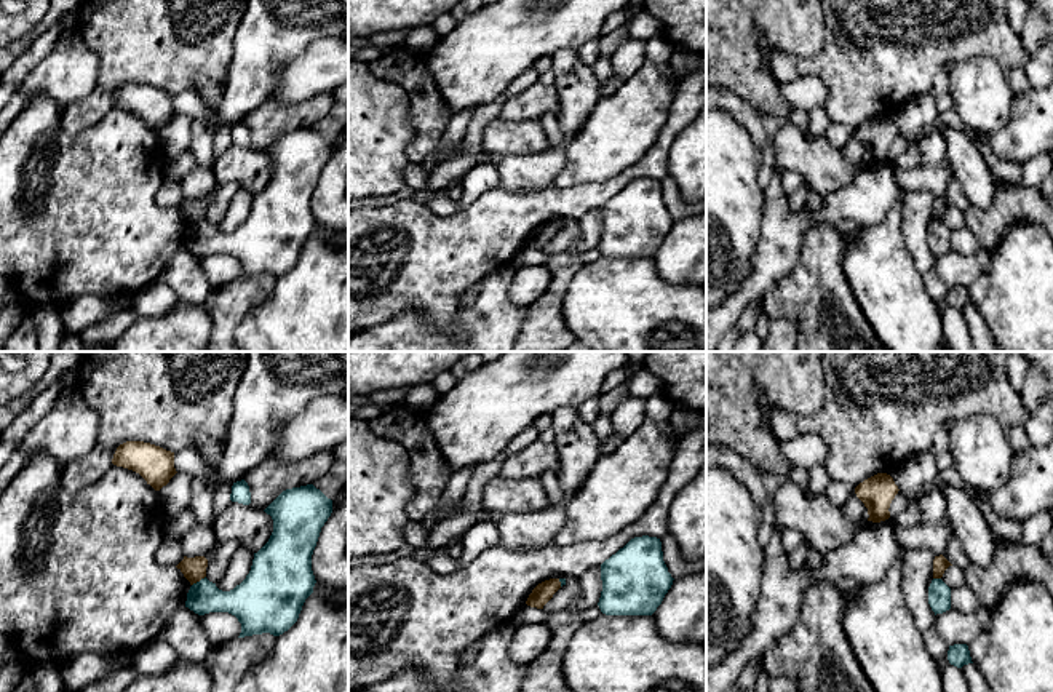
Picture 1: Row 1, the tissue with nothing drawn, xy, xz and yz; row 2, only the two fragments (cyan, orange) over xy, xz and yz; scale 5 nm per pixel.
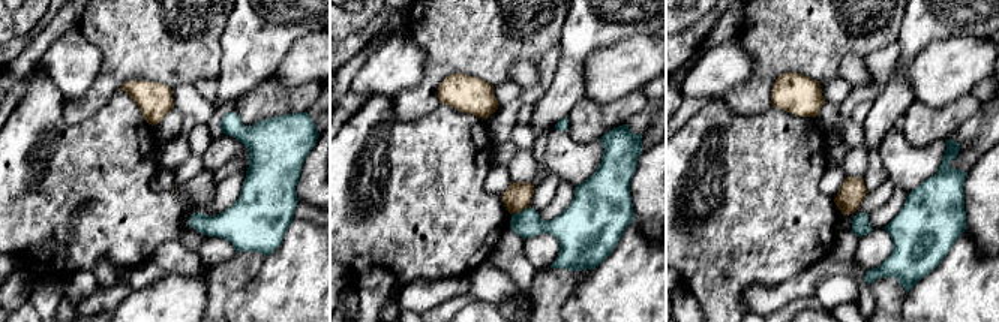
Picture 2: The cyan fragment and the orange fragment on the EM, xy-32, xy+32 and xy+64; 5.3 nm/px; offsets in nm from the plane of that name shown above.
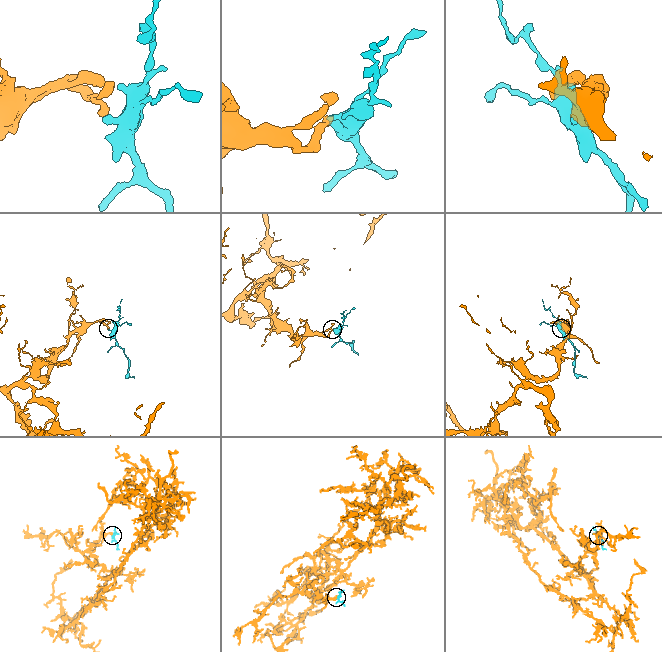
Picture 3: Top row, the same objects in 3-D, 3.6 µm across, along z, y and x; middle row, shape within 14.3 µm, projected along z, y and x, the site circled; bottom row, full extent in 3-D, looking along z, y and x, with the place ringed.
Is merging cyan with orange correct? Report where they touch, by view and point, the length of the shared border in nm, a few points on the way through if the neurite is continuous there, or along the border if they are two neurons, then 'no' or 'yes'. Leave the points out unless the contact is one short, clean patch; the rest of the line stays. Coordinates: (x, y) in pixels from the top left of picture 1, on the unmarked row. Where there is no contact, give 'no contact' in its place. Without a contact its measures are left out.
contact xy (200, 222); length 90 nm; border xy (205, 218), (192, 227); no

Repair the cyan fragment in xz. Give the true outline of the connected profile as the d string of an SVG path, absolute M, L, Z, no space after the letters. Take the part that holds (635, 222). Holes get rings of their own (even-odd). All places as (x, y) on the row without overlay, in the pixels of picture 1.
M634 179L601 206L602 233L599 251L606 257L652 257L673 227L663 203L662 184L657 179Z

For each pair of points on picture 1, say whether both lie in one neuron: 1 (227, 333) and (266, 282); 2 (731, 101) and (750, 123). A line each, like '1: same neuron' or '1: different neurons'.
1: same neuron
2: same neuron

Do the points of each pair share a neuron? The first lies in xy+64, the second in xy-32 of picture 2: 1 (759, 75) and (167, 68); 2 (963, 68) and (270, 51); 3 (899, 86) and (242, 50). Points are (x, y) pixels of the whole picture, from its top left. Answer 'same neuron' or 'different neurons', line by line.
1: same neuron
2: different neurons
3: same neuron

